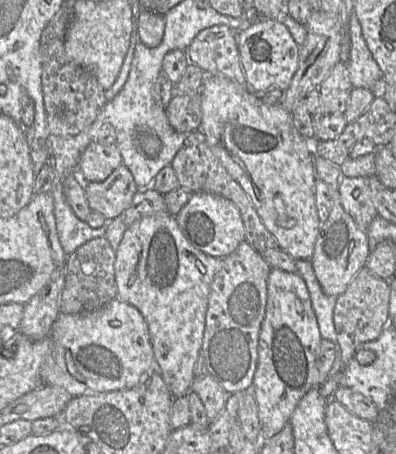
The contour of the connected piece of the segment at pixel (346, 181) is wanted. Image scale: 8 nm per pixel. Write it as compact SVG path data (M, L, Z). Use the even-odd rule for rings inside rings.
M341 177L339 185L341 204L356 222L358 227L367 230L373 219L378 216L372 201L368 177Z

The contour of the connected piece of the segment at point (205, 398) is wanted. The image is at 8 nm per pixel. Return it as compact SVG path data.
M210 374L195 377L190 391L198 394L210 421L219 417L226 405L228 394L214 377Z

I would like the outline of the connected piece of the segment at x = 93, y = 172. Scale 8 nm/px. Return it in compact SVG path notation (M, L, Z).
M93 140L82 153L76 171L84 182L103 182L121 164L116 144L102 145Z

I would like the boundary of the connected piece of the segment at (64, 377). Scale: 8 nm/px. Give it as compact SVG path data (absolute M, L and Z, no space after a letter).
M119 299L85 313L59 313L50 334L52 350L41 369L42 386L58 386L72 397L131 389L158 372L148 325L134 306Z

